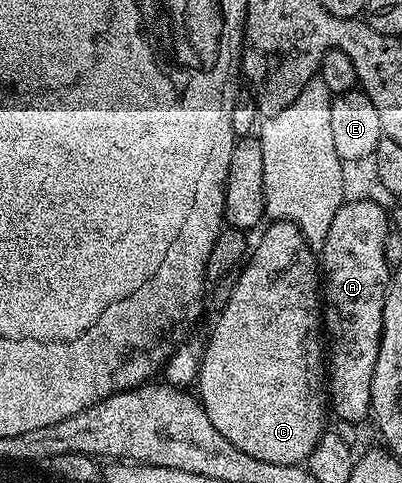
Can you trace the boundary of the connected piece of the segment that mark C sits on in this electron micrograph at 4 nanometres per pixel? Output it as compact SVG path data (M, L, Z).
M276 220L264 227L265 235L252 247L247 261L240 267L239 282L232 293L231 300L216 315L217 323L209 334L209 343L204 343L201 352L201 366L197 369L195 379L196 393L201 400L201 407L211 416L211 424L231 440L235 448L247 452L247 456L255 456L255 460L267 460L271 464L304 463L315 448L315 444L326 433L325 410L327 414L327 362L323 357L323 298L319 293L319 258L314 247L307 244L303 232L295 224Z

